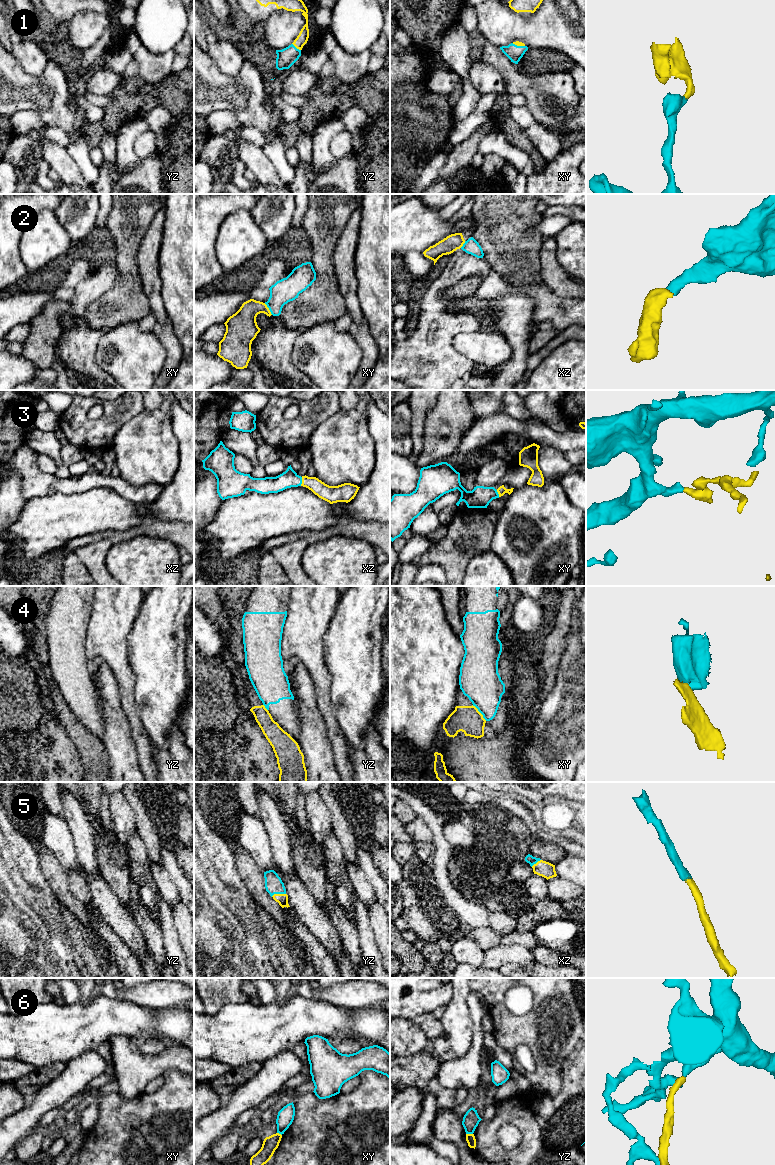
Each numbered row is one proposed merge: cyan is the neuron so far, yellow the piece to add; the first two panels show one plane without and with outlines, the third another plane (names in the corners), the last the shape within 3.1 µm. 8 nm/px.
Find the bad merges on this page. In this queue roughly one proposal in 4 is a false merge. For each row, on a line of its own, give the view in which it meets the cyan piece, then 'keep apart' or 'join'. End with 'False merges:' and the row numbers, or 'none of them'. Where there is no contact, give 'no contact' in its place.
1: contact in yz; join
2: contact in xy; join
3: contact in xz; join
4: contact in xy; keep apart
5: contact in yz; join
6: contact in yz; keep apart
False merges: 4, 6

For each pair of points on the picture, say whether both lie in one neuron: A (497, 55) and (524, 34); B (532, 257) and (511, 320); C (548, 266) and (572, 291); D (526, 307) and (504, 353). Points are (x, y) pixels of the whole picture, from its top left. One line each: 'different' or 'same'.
A: different
B: different
C: same
D: different

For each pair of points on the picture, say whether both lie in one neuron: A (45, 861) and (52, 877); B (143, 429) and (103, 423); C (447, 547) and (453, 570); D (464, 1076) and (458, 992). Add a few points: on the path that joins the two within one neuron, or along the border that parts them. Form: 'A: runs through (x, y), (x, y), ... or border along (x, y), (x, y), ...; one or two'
A: runs through (49, 865), (52, 873); one
B: border along (141, 412), (132, 416), (118, 430), (110, 445); two
C: runs through (453, 553), (453, 564); one
D: border along (473, 1035), (471, 1047), (463, 1056), (441, 1061); two

